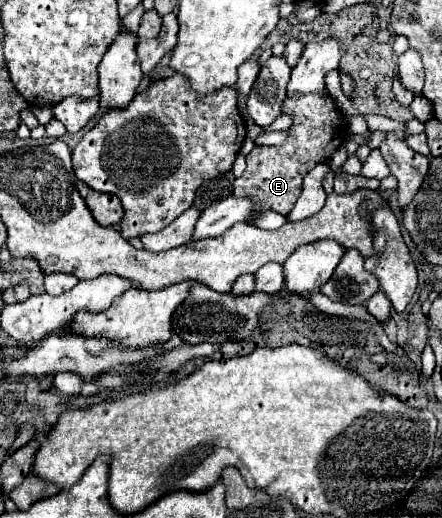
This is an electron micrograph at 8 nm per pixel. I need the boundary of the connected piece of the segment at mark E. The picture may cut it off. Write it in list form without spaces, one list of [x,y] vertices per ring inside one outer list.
[[[295,95],[293,99],[287,99],[283,103],[283,113],[293,115],[293,125],[289,129],[287,141],[277,147],[255,145],[247,155],[245,173],[233,183],[233,195],[249,197],[257,211],[271,209],[287,215],[303,191],[305,175],[317,163],[331,159],[331,155],[345,143],[349,129],[345,123],[345,115],[341,115],[333,99],[325,99],[323,95]]]

